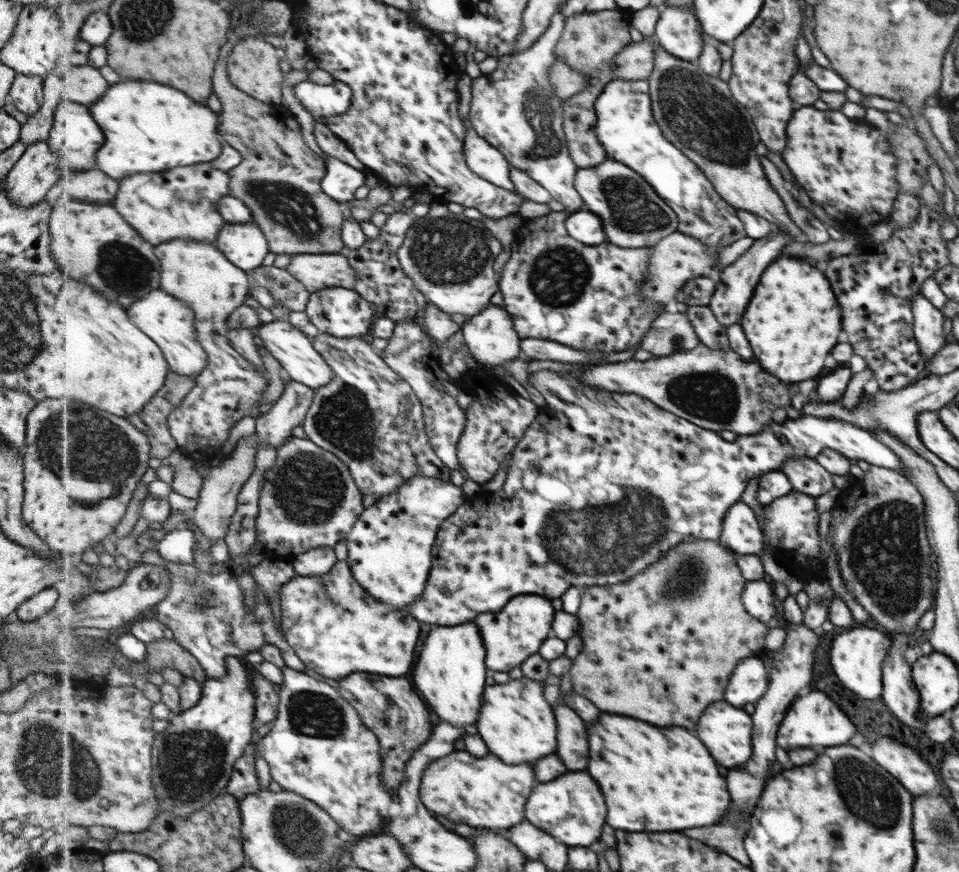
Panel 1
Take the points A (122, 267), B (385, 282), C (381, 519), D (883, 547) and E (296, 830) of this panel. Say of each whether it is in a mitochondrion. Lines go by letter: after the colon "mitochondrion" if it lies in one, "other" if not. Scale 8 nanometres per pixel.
A: mitochondrion
B: other
C: other
D: mitochondrion
E: mitochondrion

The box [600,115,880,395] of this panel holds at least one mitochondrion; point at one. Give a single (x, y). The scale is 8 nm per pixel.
(677, 341)

